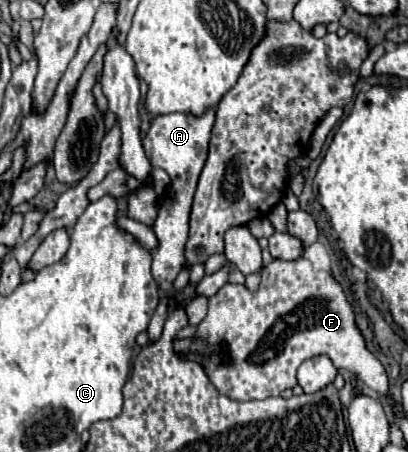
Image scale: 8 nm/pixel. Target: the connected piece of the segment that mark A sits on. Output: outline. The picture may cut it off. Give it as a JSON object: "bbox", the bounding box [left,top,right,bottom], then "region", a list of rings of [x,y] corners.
{"bbox":[142,107,216,293],"region":[[[208,107],[202,115],[192,115],[192,113],[168,113],[168,115],[158,115],[146,135],[142,139],[144,151],[148,149],[148,159],[152,167],[164,169],[172,184],[162,198],[161,207],[158,212],[158,219],[154,221],[152,229],[160,239],[158,249],[152,251],[152,275],[158,283],[158,287],[166,293],[174,291],[174,279],[180,273],[180,269],[186,265],[186,255],[184,255],[184,245],[188,239],[188,215],[190,215],[190,201],[196,191],[196,183],[200,177],[200,171],[204,167],[206,155],[208,155],[208,141],[210,133],[214,127],[216,111]]]}

